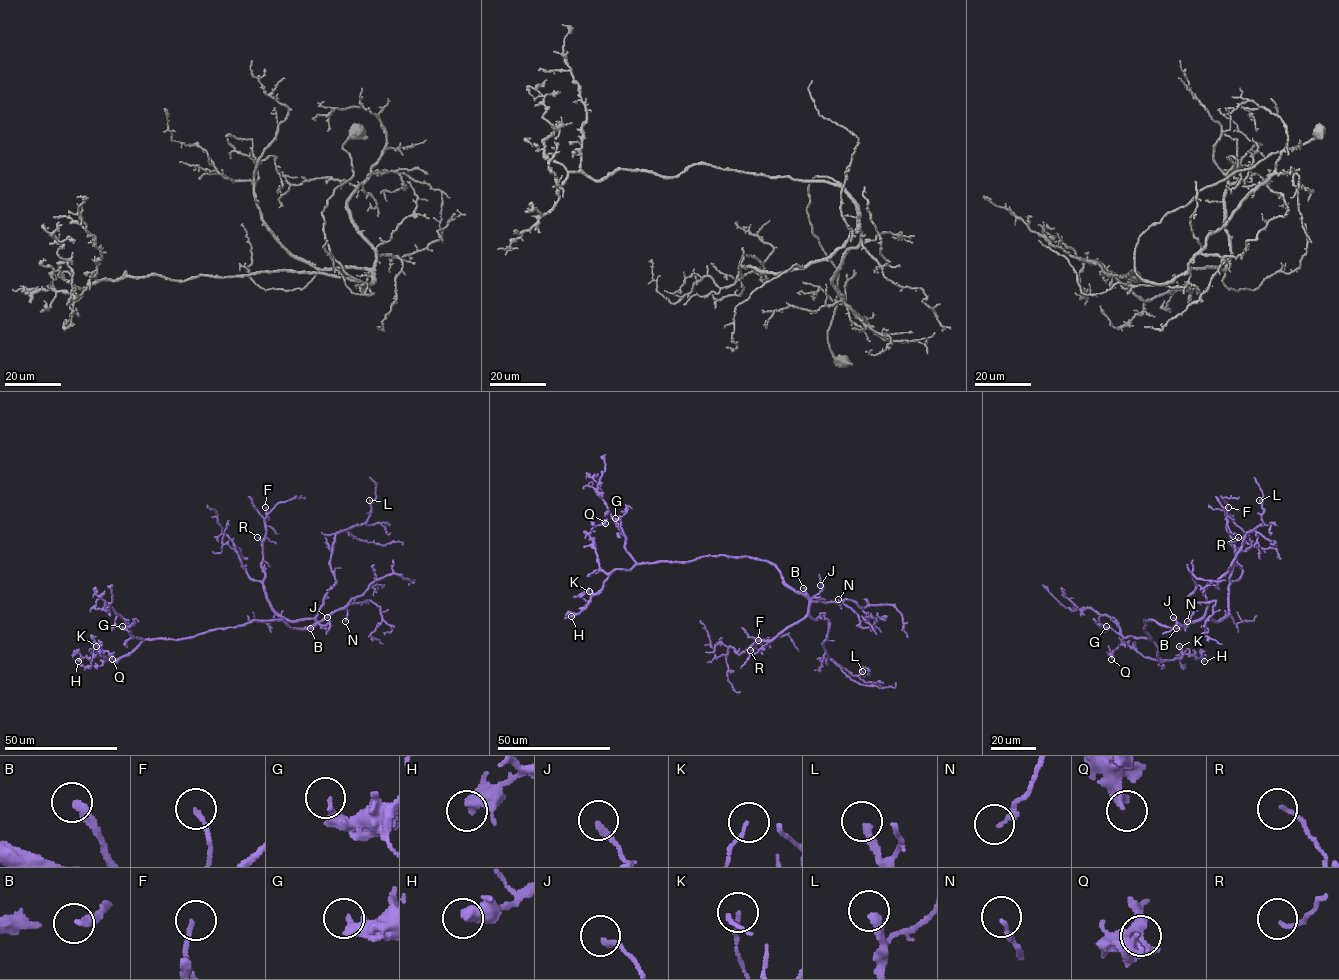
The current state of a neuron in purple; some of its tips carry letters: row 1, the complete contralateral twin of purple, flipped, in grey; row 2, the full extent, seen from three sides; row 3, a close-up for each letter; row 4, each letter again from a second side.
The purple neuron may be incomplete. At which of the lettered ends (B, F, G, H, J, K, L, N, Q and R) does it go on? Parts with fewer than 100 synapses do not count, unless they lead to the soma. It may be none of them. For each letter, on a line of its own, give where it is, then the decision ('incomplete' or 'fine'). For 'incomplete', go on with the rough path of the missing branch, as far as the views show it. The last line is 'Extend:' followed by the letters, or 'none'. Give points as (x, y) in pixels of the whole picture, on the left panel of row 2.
B: place (310, 628); incomplete; course (310, 628), (308, 626), (317, 616), (325, 597), (317, 562), (346, 528), (344, 494), (347, 486), (344, 479)
F: place (265, 507); fine
G: place (122, 626); fine
H: place (78, 661); fine
J: place (327, 617); fine
K: place (96, 646); fine
L: place (369, 500); fine
N: place (345, 621); fine
Q: place (112, 659); fine
R: place (257, 537); fine
Extend: B

